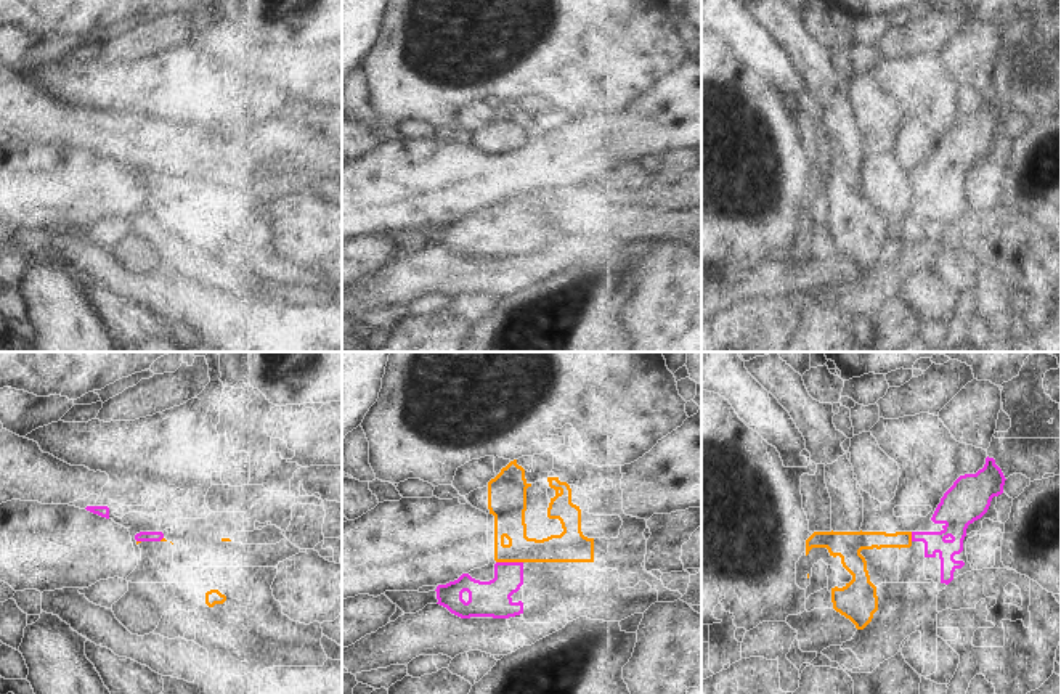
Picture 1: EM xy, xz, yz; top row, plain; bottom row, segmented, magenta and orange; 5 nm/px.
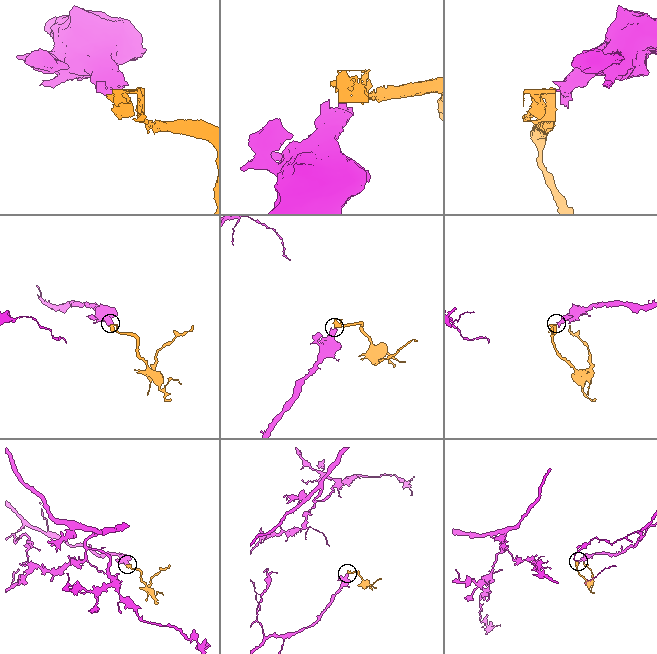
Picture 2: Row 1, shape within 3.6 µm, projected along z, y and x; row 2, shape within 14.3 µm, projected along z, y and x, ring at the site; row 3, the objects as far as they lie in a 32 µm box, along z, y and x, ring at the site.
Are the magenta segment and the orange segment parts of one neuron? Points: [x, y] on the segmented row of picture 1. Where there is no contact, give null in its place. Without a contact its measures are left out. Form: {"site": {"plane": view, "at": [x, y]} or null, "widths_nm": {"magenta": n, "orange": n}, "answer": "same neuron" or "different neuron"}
{"site": {"plane": "xz", "at": [509, 563]}, "widths_nm": {"magenta": 180, "orange": 160}, "answer": "different neuron"}

